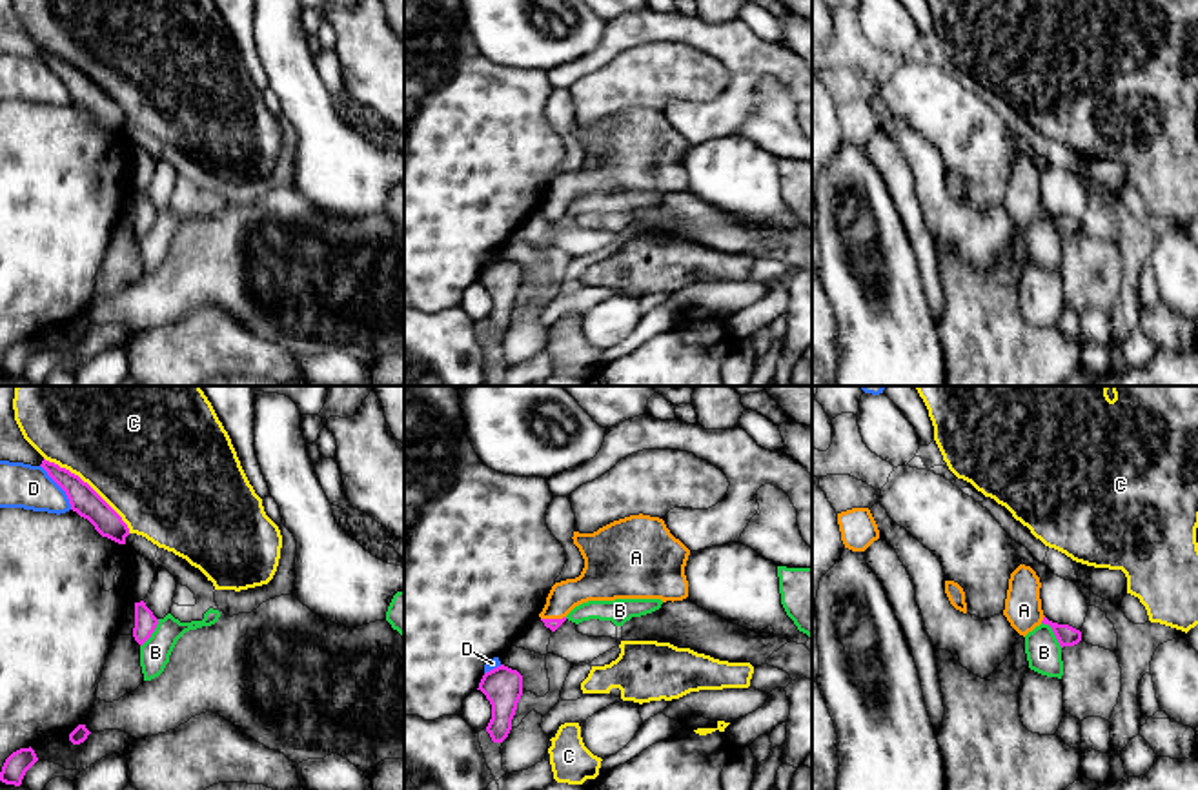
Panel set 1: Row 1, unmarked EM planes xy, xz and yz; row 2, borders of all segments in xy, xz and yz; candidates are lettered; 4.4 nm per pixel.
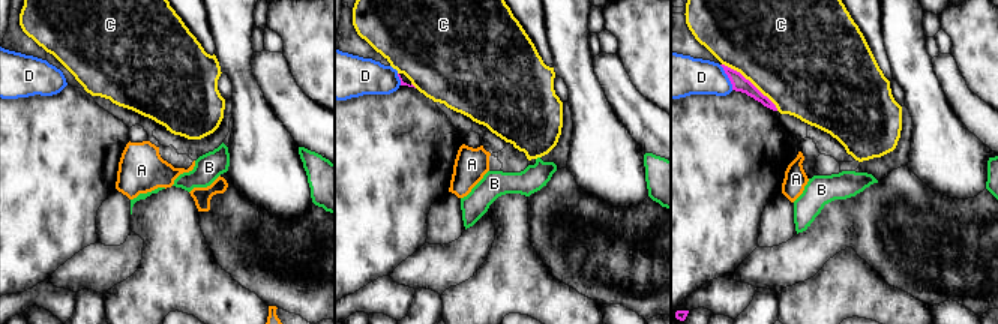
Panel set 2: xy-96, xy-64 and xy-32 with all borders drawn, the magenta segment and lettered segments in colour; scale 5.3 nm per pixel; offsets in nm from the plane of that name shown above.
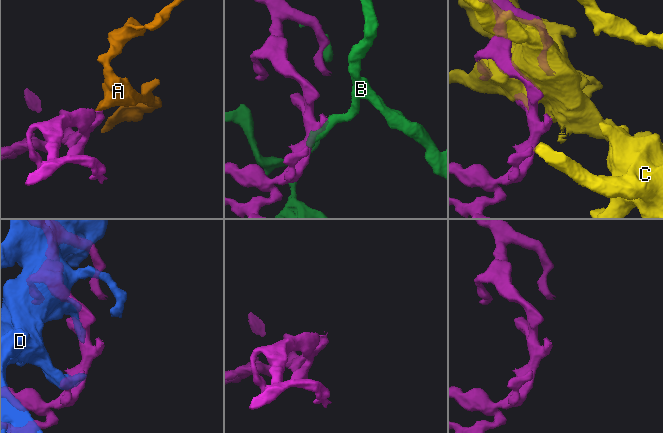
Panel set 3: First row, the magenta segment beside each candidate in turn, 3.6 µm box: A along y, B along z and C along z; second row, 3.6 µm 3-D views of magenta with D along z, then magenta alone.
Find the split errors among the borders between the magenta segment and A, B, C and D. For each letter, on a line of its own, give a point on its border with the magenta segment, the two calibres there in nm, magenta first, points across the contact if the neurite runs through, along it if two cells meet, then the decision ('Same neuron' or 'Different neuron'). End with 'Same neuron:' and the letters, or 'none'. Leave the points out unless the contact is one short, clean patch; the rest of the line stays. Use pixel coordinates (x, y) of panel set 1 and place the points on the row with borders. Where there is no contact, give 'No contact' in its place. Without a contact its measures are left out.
A: Touches magenta at xz (552, 619). Thickness 50 nm (magenta) against 160 nm. Same neuron
B: Touches magenta at yz (1055, 634). Thickness 90 nm (magenta) against 160 nm. Different neuron
C: Touches magenta at xy (90, 486). Thickness 120 nm (magenta) against 500 nm. Different neuron
D: Touches magenta at xy (59, 485). Thickness 120 nm (magenta) against 190 nm. Different neuron
Same neuron: A

